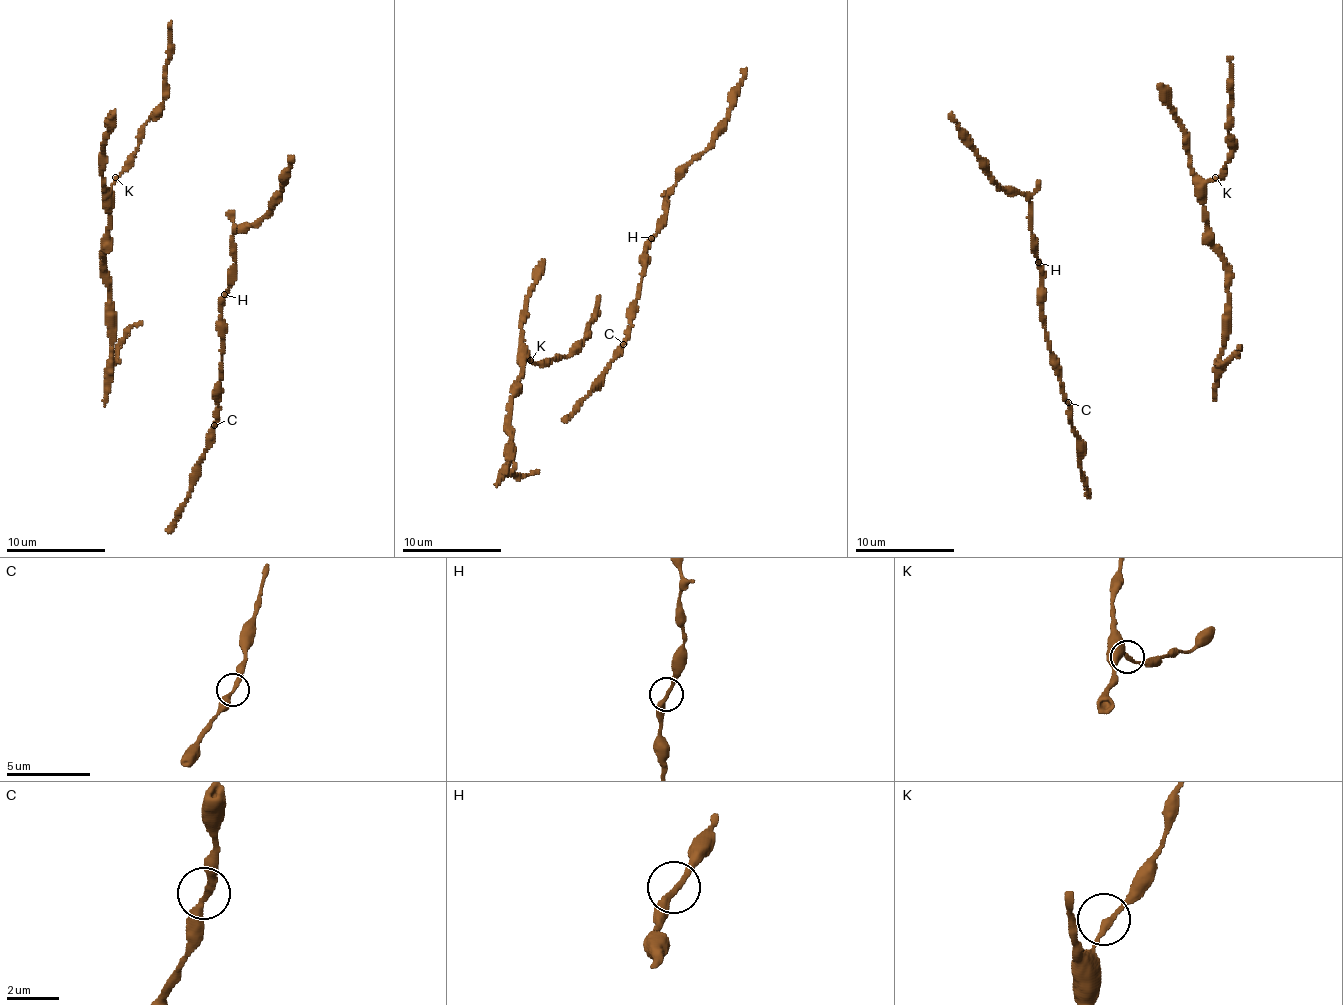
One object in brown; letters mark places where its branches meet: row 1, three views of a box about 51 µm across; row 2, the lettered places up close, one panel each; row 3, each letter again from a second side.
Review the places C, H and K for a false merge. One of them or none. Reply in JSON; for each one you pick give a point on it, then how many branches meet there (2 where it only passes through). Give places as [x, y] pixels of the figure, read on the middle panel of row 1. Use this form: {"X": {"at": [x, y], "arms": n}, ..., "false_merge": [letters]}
{"false_merge": []}

